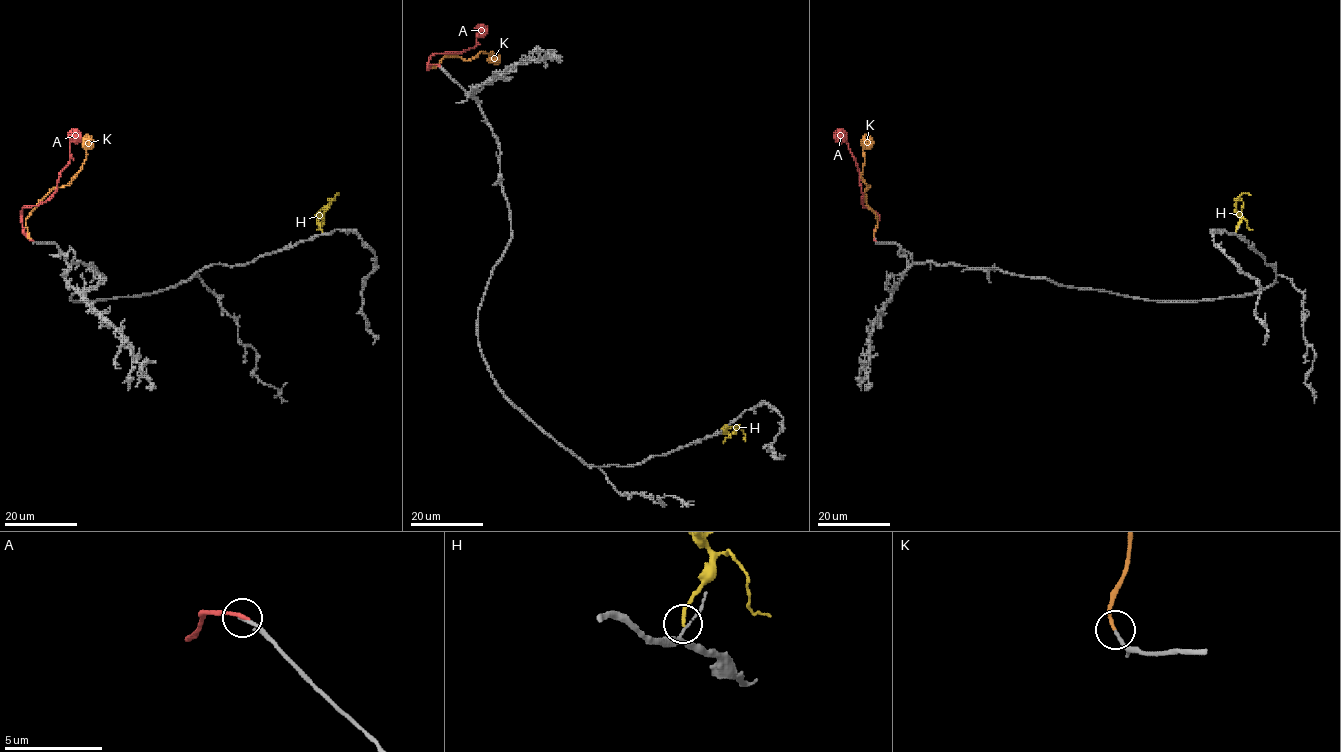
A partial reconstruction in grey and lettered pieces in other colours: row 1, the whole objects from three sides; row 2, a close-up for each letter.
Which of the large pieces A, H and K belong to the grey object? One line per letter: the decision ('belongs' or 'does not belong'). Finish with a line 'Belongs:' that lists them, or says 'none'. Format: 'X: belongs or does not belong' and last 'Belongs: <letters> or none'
A: does not belong
H: does not belong
K: belongs
Belongs: K

